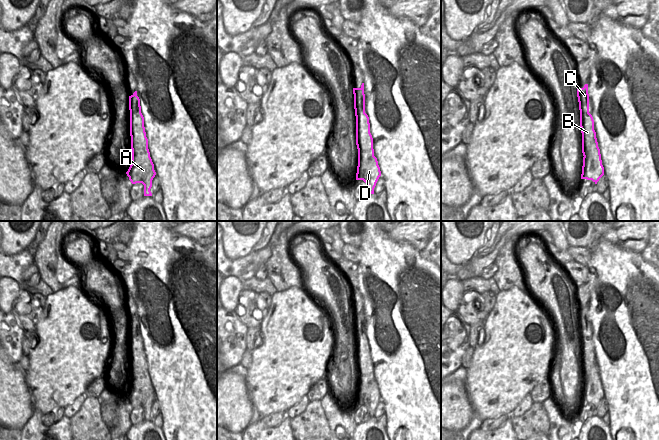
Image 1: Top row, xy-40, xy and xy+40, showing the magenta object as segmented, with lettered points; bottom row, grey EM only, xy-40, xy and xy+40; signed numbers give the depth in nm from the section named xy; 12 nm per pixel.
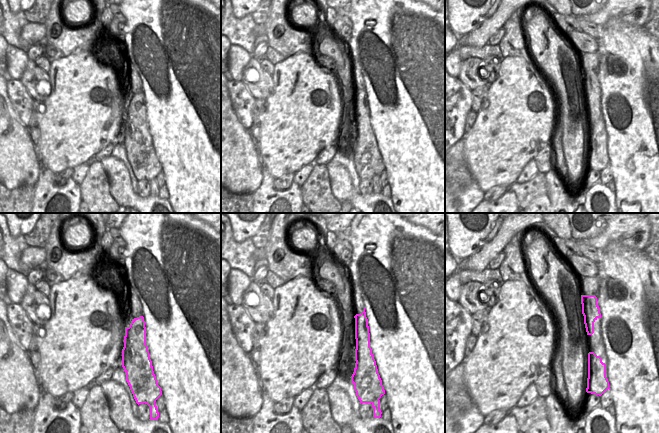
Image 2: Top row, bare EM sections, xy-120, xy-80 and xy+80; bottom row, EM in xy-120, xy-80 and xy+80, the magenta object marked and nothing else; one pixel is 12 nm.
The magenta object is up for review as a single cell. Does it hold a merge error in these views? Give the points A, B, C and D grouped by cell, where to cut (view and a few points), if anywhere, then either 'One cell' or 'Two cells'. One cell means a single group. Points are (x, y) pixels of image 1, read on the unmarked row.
Groups: A B C / D. Split along xy+40 (597, 366), (588, 373), (582, 374). Two cells

